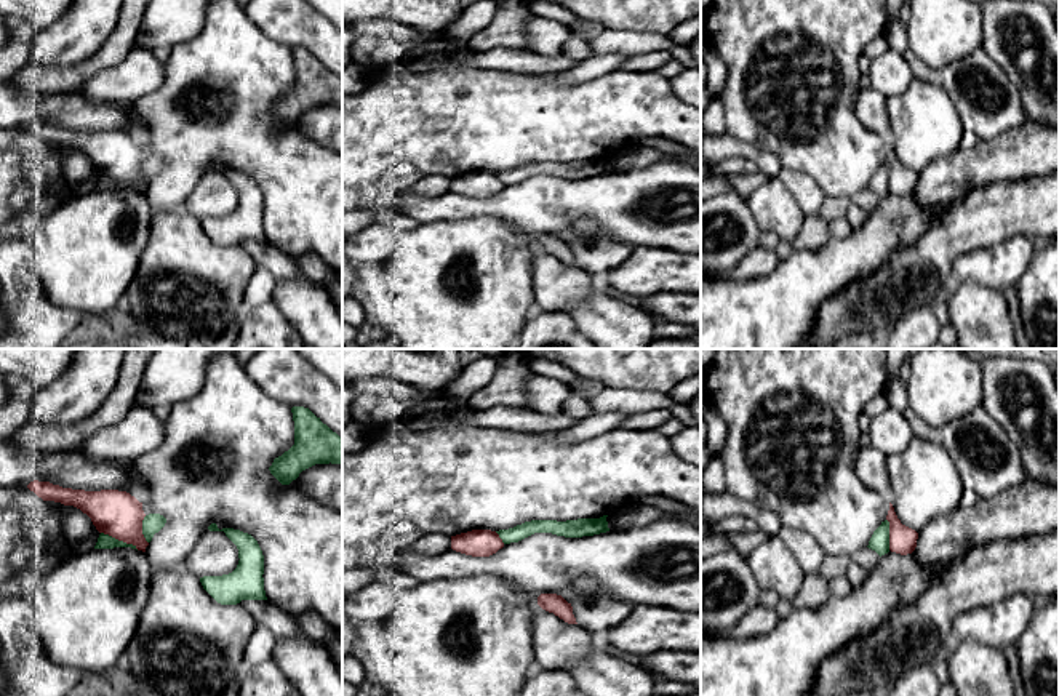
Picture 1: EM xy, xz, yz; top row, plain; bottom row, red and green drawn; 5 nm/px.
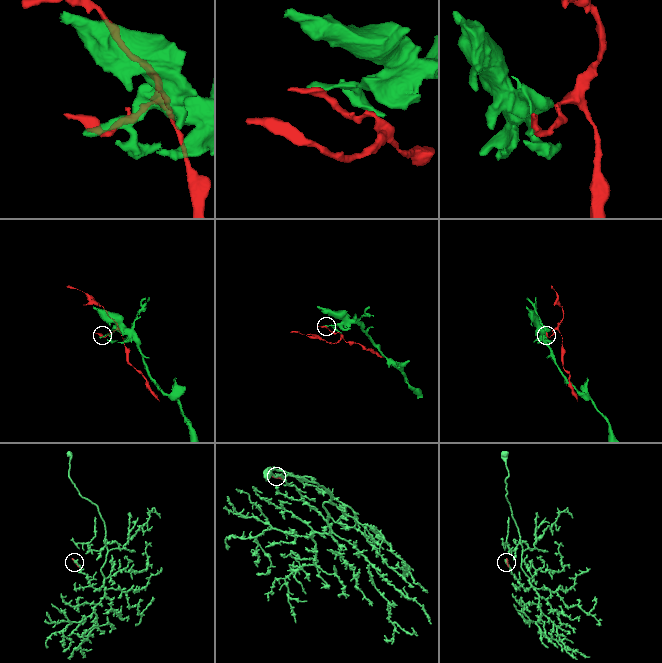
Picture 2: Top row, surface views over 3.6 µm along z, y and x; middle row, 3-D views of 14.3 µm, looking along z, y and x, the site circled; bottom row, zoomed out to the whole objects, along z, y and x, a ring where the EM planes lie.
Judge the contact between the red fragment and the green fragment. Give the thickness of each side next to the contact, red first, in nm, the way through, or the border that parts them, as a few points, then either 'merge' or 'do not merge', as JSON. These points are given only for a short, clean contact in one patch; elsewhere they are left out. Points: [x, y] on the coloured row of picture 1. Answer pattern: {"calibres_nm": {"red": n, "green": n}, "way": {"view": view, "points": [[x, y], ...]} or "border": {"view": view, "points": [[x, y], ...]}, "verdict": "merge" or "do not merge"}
{"calibres_nm": {"red": 240, "green": 80}, "border": {"view": "xy", "points": [[101, 532], [131, 543], [138, 549]]}, "verdict": "do not merge"}

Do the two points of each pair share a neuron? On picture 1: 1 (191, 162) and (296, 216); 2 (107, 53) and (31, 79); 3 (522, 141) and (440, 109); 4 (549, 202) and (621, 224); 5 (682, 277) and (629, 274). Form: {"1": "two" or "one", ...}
{"1": "one", "2": "one", "3": "one", "4": "one", "5": "one"}

